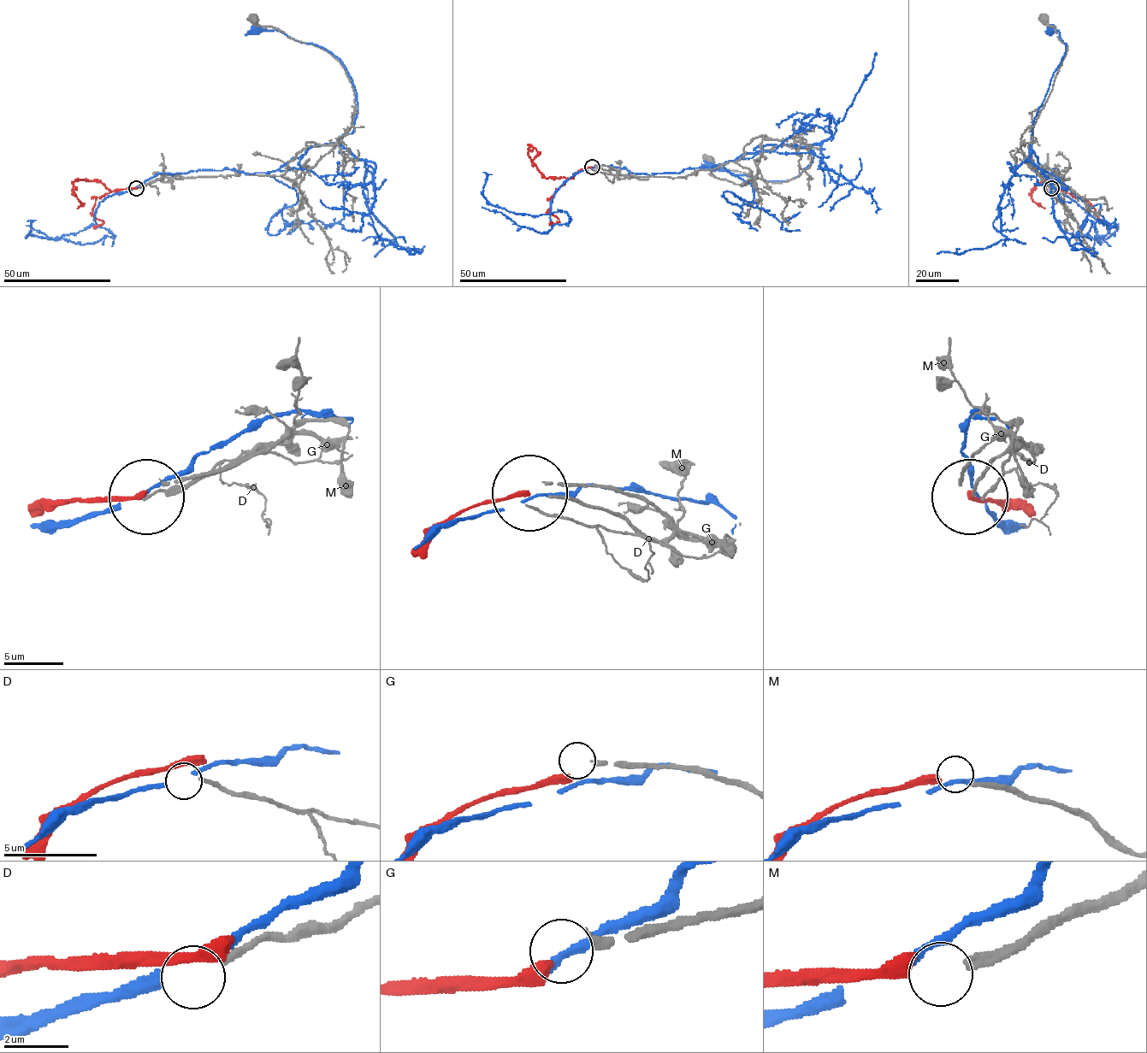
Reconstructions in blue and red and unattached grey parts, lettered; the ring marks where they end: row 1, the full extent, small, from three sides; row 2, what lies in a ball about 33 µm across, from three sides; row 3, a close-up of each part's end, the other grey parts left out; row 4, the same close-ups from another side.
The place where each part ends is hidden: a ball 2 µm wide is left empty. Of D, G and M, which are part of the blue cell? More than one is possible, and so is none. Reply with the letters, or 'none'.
none

